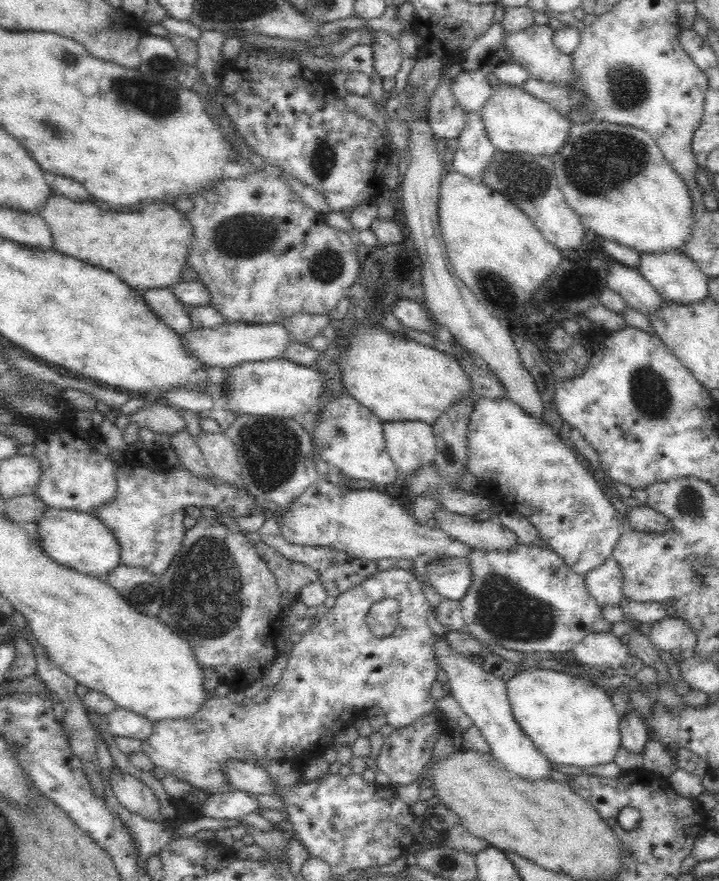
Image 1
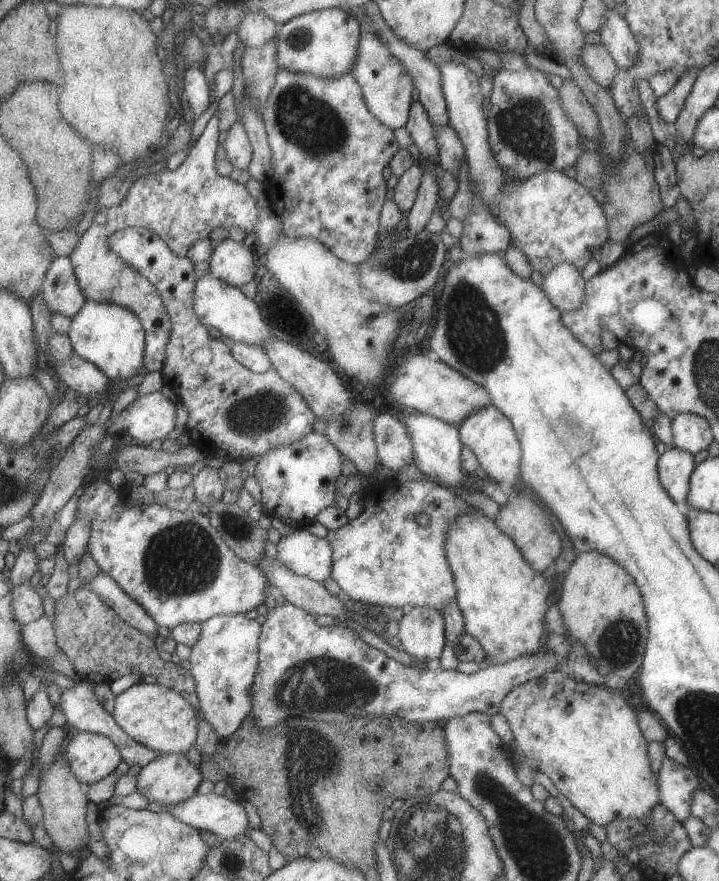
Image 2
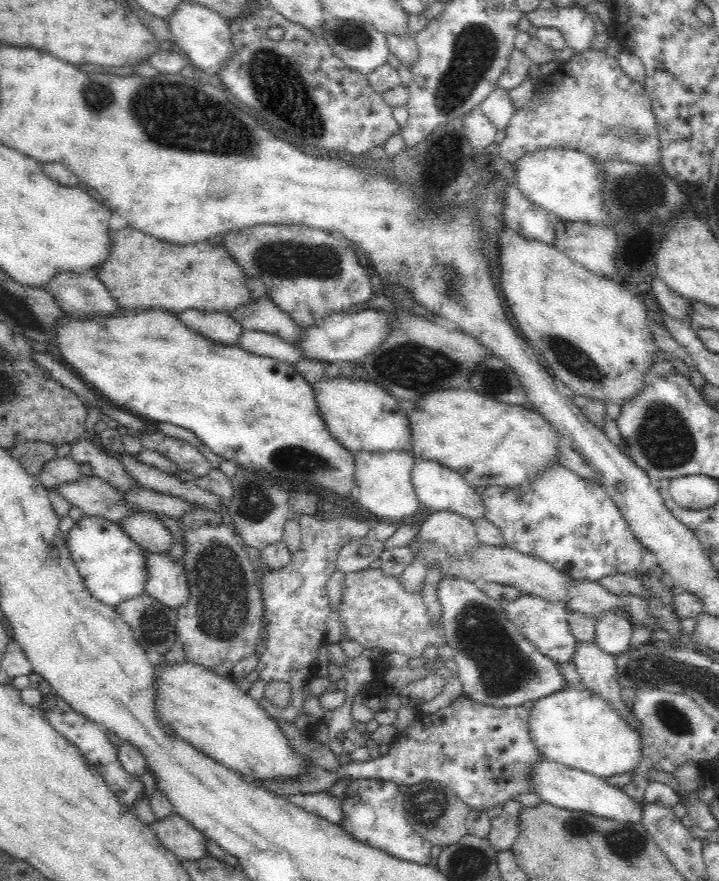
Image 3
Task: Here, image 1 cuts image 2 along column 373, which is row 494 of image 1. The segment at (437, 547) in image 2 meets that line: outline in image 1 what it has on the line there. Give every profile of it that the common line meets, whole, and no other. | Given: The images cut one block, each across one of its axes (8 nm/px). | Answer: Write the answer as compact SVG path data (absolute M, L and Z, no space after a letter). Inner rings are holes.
M477 398L474 402L472 414L470 414L470 420L468 422L468 464L466 464L467 470L471 472L477 480L482 484L488 484L484 488L490 490L490 496L492 498L504 498L506 496L510 499L509 511L523 515L526 522L530 522L534 529L537 529L539 535L552 547L554 552L557 552L562 560L566 564L572 567L572 570L578 574L586 575L588 572L592 572L594 568L598 568L600 564L604 564L608 558L612 558L614 548L620 540L620 523L619 514L615 509L615 506L610 502L610 499L603 493L601 486L597 483L597 480L586 469L586 467L580 462L580 455L577 451L566 446L566 443L554 432L554 429L550 425L546 424L543 419L536 418L528 411L524 410L521 406L512 402L510 398L504 398L504 400L488 400L488 398Z

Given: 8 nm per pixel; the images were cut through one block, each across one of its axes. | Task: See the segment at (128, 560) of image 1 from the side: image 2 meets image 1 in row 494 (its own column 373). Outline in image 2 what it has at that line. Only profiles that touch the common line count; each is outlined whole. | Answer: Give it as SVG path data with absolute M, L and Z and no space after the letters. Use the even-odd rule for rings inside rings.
M279 69L275 73L275 80L270 90L268 99L262 108L262 119L265 132L268 138L268 145L271 149L273 176L263 185L266 191L266 198L271 200L272 208L282 224L282 232L290 239L305 237L320 242L325 248L328 248L338 259L358 265L362 263L379 246L380 229L378 216L380 215L381 205L385 201L385 180L381 172L389 164L389 160L397 152L397 142L393 131L385 124L377 120L366 107L362 90L357 84L356 78L351 73L345 73L336 77L321 78L307 73L290 73L286 69Z

